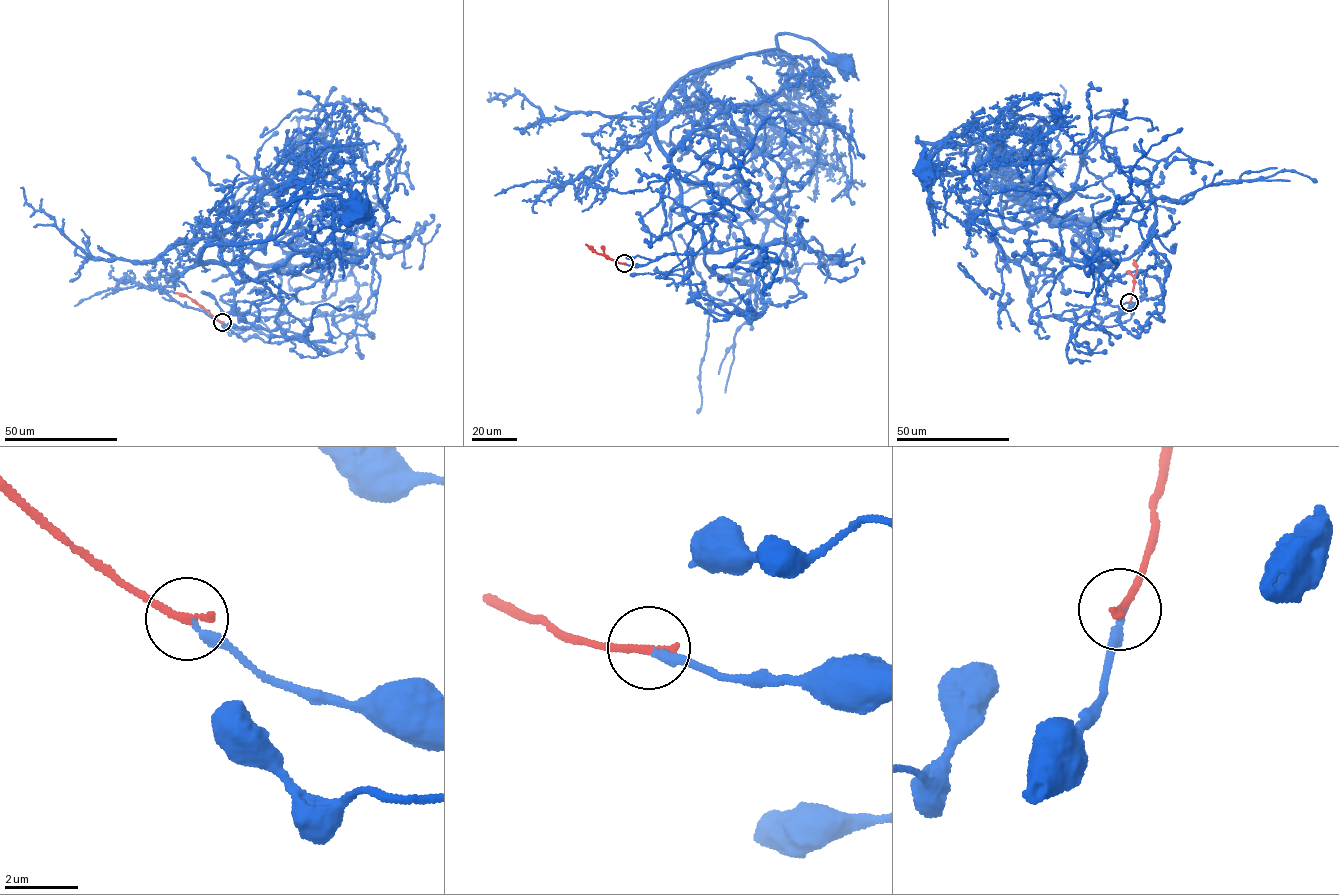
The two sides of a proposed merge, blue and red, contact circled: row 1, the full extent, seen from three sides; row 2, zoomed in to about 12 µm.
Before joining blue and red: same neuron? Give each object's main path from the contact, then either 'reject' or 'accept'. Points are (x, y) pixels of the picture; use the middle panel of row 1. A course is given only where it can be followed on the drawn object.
blue via (624, 263), (694, 254), (723, 203), (713, 128), (658, 141), (676, 85), (778, 34), (846, 63) | red via (624, 263), (596, 253), (585, 244) | accept

